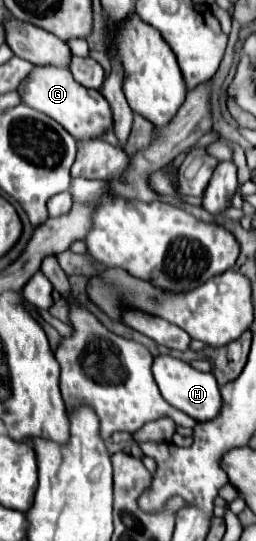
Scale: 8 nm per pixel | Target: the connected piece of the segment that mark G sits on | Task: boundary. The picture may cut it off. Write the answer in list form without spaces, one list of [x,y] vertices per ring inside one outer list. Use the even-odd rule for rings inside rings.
[[[34,67],[34,71],[22,81],[18,93],[22,97],[22,103],[58,121],[76,141],[100,139],[114,125],[112,109],[108,101],[102,97],[102,93],[96,89],[84,89],[64,67]]]

